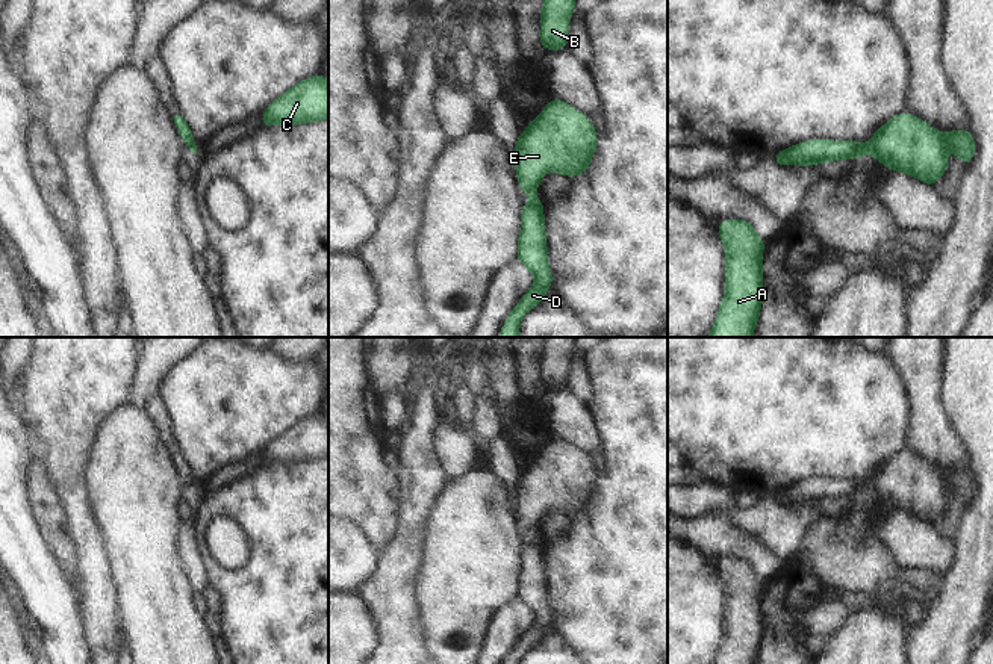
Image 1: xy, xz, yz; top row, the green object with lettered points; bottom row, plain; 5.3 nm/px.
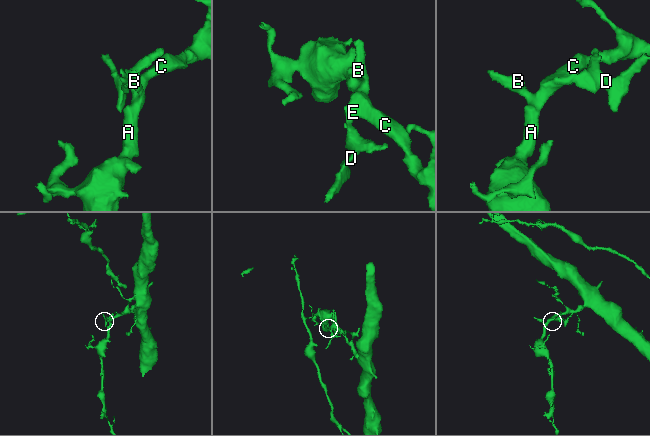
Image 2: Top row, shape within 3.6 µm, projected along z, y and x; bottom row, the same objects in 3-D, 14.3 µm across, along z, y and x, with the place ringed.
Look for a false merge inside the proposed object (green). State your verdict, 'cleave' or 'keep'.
cleave

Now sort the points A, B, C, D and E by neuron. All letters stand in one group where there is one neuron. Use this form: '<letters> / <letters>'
A B C E / D

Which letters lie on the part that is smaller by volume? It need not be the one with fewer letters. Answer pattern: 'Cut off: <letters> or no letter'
Cut off: D.

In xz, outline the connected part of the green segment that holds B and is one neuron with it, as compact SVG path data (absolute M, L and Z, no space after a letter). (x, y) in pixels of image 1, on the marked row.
M543 0L540 12L542 47L546 50L566 48L571 14L575 9L575 0Z

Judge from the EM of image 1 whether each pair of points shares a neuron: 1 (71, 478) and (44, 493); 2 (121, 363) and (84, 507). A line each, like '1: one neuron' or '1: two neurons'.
1: two neurons
2: one neuron

